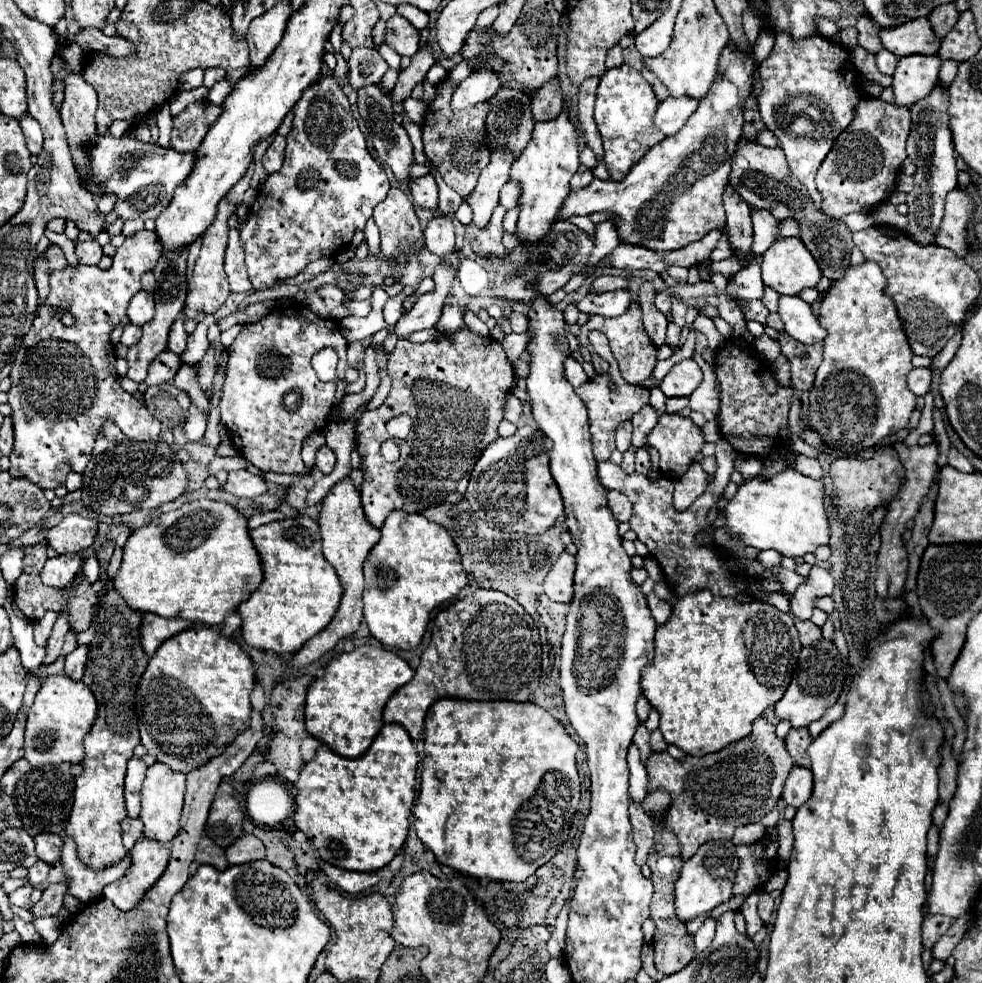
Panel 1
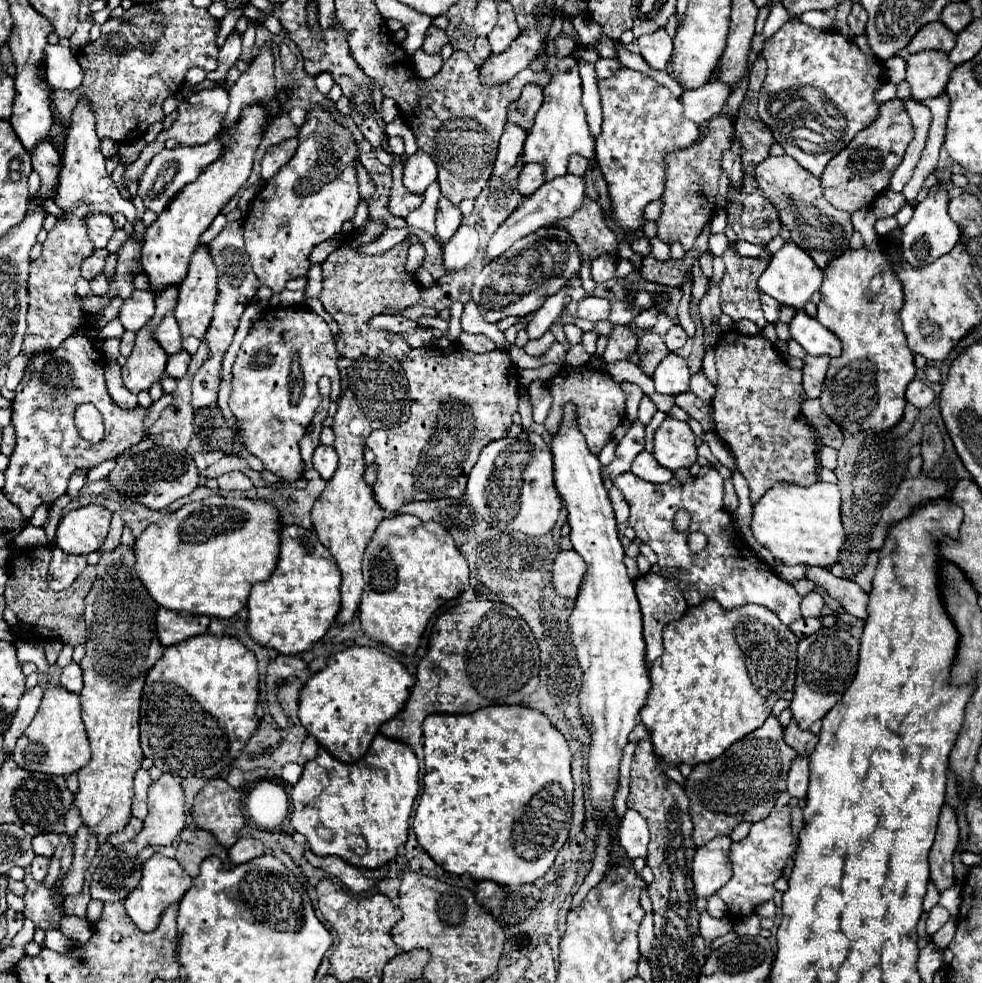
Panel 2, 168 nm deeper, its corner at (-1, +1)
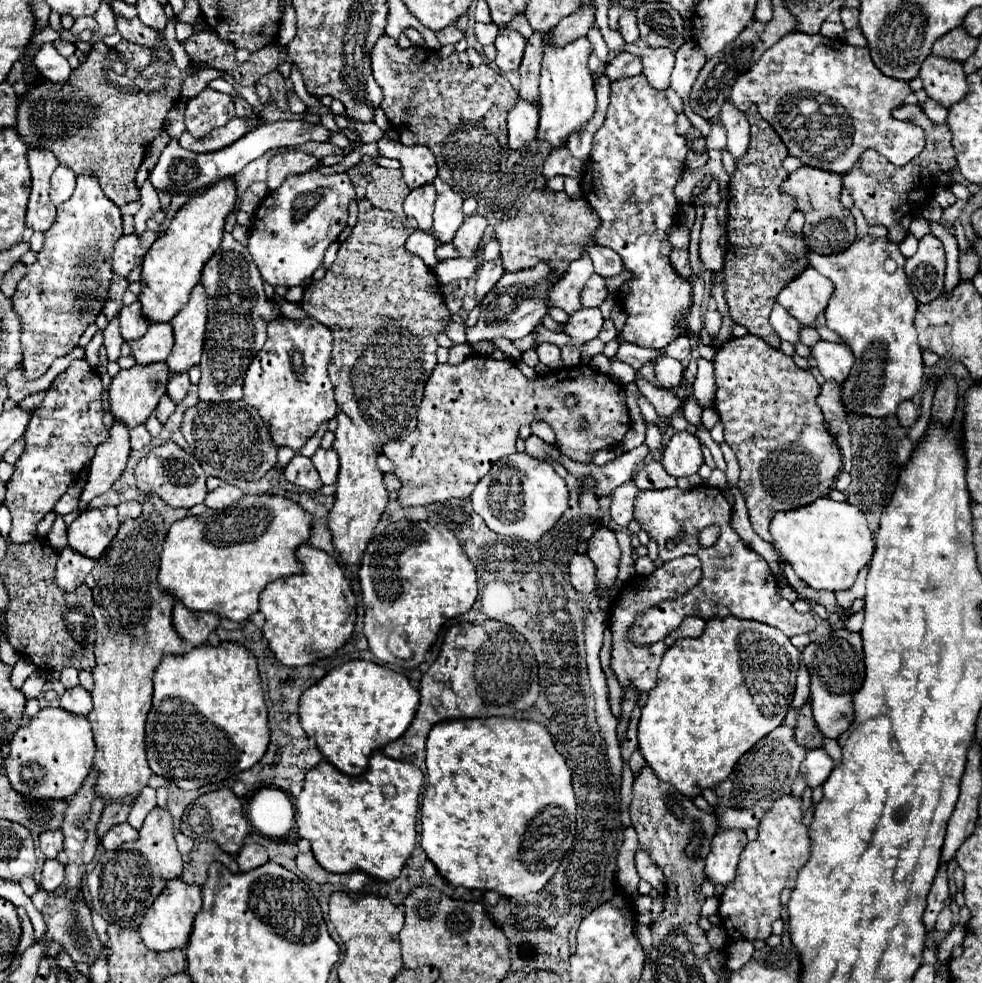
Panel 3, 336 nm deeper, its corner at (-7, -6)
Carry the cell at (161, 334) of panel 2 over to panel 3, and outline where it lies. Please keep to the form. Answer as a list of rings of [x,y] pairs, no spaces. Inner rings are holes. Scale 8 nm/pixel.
[[[149,324],[147,334],[139,340],[129,342],[129,346],[135,362],[145,366],[149,362],[165,362],[173,348],[173,342],[171,324]]]

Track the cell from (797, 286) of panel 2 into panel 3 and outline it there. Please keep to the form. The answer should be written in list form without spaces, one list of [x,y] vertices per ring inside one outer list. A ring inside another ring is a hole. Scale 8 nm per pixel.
[[[809,266],[801,276],[797,276],[781,290],[777,302],[801,326],[813,326],[817,316],[827,308],[833,290],[833,282]]]

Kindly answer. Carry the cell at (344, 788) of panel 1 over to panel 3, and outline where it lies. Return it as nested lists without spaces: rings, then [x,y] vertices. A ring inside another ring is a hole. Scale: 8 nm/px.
[[[375,752],[369,768],[361,776],[345,776],[327,760],[321,760],[305,774],[305,786],[295,800],[297,808],[297,832],[311,842],[315,860],[329,872],[347,874],[361,870],[381,882],[391,882],[401,874],[405,860],[415,848],[415,824],[417,824],[417,798],[423,788],[423,772],[403,760],[393,760],[383,752]]]

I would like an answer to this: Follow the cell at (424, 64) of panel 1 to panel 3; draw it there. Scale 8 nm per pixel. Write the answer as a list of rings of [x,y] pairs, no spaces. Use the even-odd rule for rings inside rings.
[[[449,24],[447,28],[443,28],[443,30],[437,32],[437,40],[441,42],[441,46],[457,44],[461,38],[463,38],[463,30],[457,28],[457,24]]]

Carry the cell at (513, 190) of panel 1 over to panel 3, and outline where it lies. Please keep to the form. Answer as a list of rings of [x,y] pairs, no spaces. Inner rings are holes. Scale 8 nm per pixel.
[[[557,148],[549,154],[545,166],[543,166],[543,176],[545,178],[553,178],[557,174],[565,174],[565,176],[573,176],[573,178],[581,178],[585,168],[583,160],[577,160],[571,156],[569,148]]]

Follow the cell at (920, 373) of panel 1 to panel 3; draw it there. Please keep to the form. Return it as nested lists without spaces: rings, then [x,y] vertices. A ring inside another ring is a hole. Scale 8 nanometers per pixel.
[[[905,400],[905,402],[899,404],[899,408],[897,408],[897,418],[899,418],[899,424],[901,424],[903,428],[913,426],[913,424],[917,422],[917,416],[919,416],[917,406],[915,406],[911,400]]]

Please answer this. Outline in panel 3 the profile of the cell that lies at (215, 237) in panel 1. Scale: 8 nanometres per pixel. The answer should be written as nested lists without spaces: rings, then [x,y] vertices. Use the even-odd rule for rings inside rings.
[[[197,284],[191,292],[191,300],[187,306],[171,320],[173,326],[173,352],[165,360],[171,374],[189,372],[199,364],[203,340],[205,340],[205,322],[207,322],[207,294],[201,284]]]

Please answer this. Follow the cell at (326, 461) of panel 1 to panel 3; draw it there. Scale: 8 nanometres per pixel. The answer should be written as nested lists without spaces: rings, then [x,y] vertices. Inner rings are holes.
[[[319,448],[311,456],[311,462],[317,468],[323,484],[335,484],[337,472],[339,472],[339,458],[337,458],[335,450],[323,450],[323,448]]]

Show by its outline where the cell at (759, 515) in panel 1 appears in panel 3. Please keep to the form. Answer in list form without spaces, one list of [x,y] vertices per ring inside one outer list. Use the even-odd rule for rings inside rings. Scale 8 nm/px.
[[[831,498],[789,512],[779,512],[771,520],[775,550],[789,560],[795,574],[815,590],[849,590],[859,574],[871,562],[875,544],[865,514],[849,504]]]

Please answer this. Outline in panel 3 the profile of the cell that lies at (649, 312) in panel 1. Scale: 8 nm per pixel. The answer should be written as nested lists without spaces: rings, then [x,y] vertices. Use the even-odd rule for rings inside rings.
[[[637,380],[637,386],[639,386],[639,390],[643,392],[643,396],[655,406],[657,416],[659,416],[657,428],[661,430],[661,434],[665,434],[667,428],[669,428],[667,420],[669,420],[669,416],[679,408],[681,400],[679,400],[677,396],[673,396],[671,392],[667,392],[667,390],[663,390],[663,388],[657,388],[657,386],[649,384],[647,380]]]

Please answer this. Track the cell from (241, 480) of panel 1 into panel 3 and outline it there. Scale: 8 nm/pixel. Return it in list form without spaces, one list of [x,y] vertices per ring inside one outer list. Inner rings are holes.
[[[221,484],[217,490],[209,492],[205,498],[205,506],[211,510],[221,510],[227,508],[229,504],[233,504],[235,500],[239,500],[243,496],[243,492],[233,486],[233,484]]]

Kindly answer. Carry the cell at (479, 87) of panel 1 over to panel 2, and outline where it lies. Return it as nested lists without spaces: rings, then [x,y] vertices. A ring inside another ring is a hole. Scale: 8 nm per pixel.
[[[537,29],[521,33],[503,53],[491,53],[479,69],[483,85],[503,85],[511,81],[541,49],[543,35]]]

